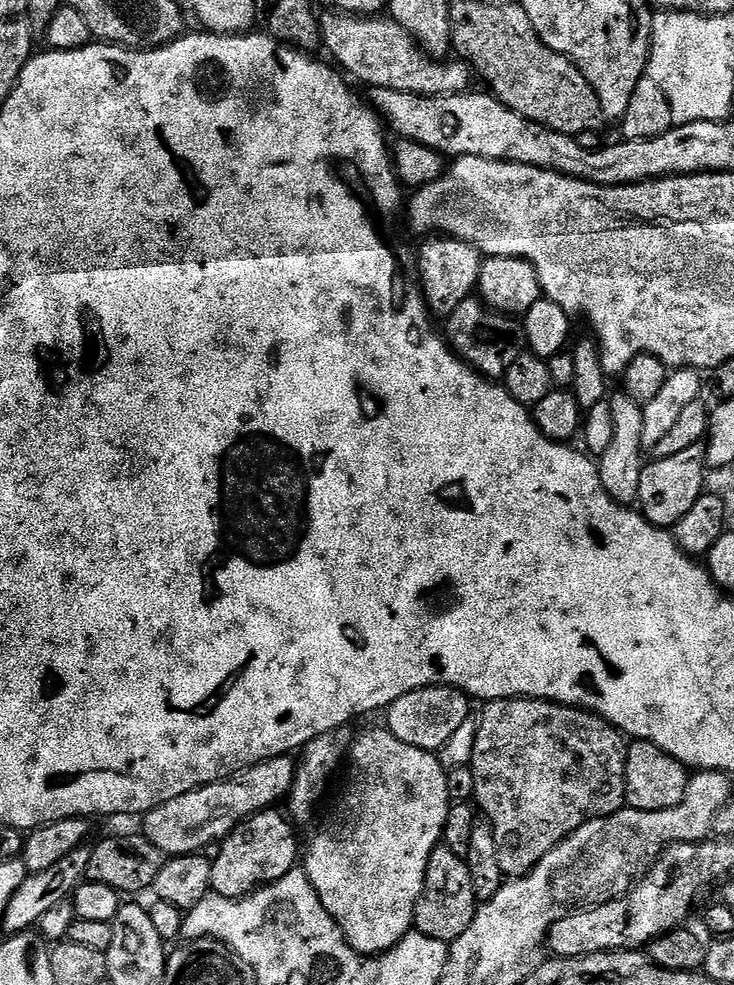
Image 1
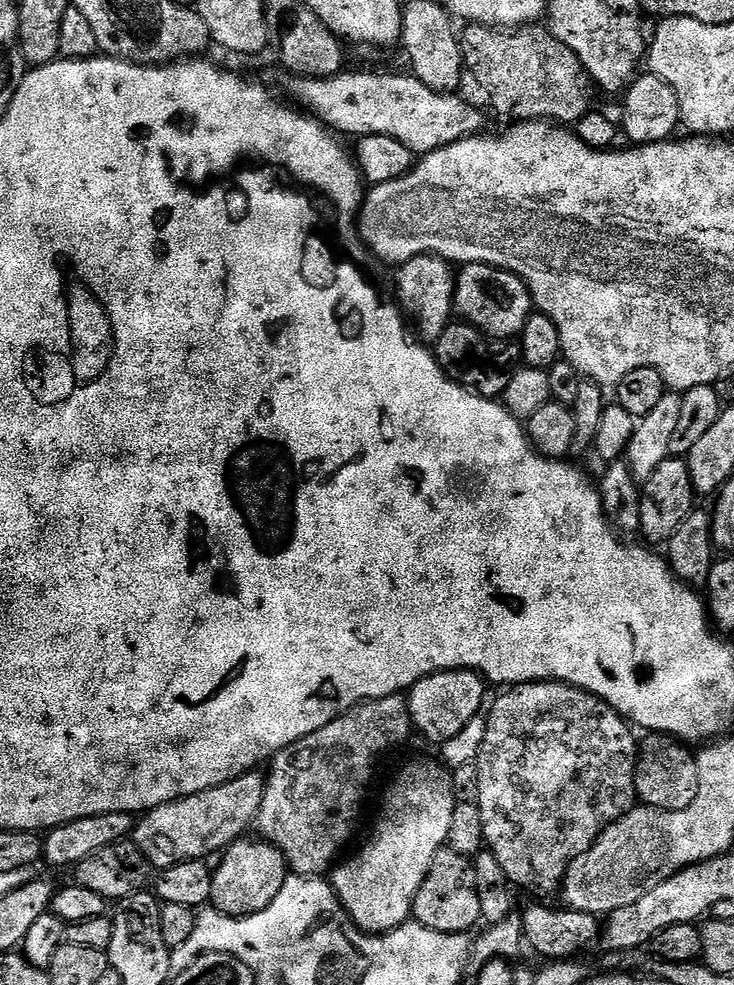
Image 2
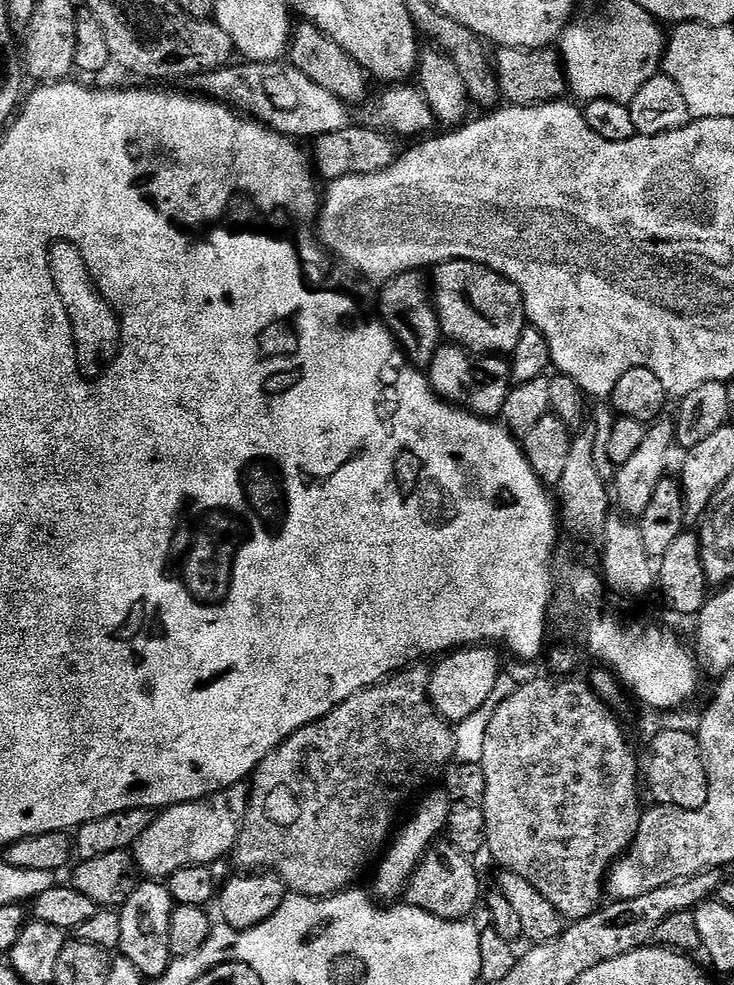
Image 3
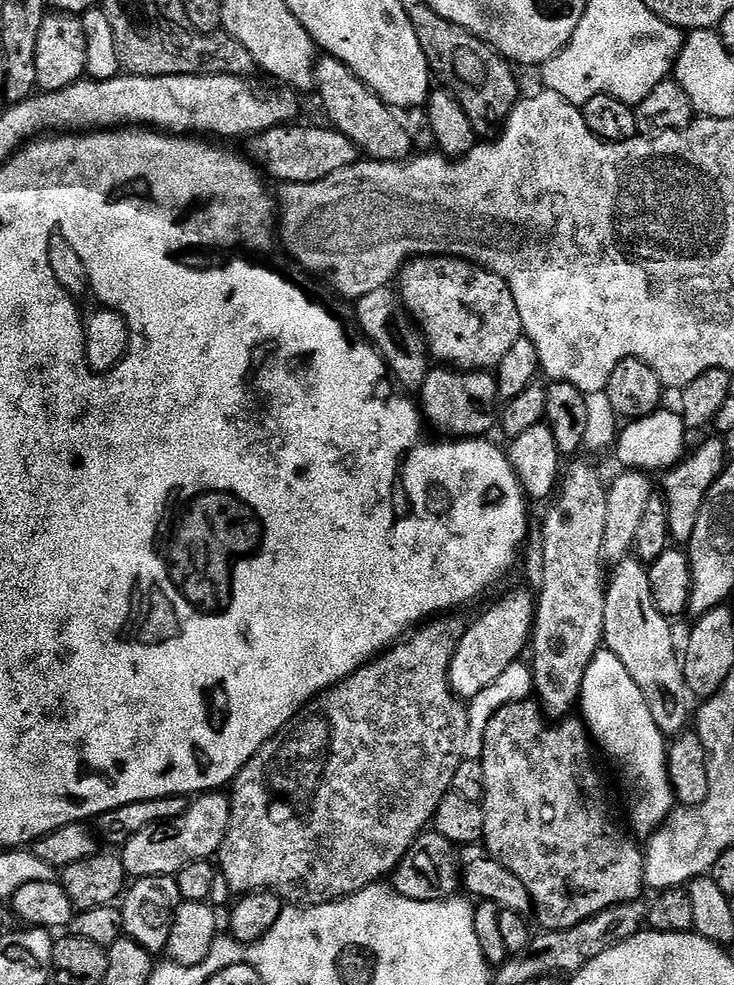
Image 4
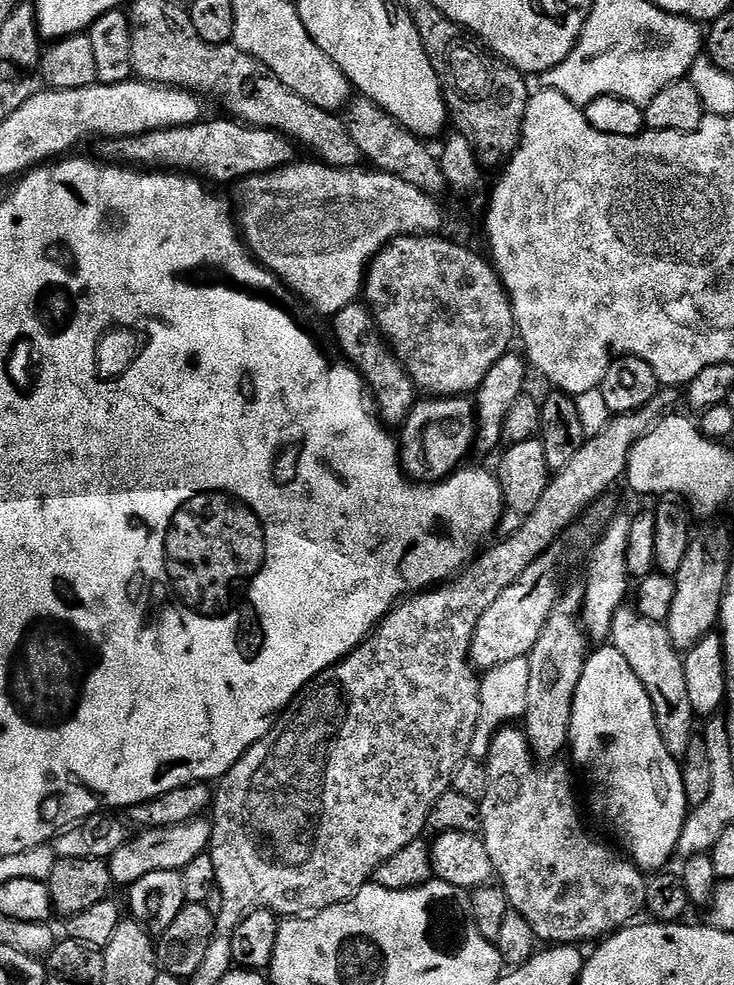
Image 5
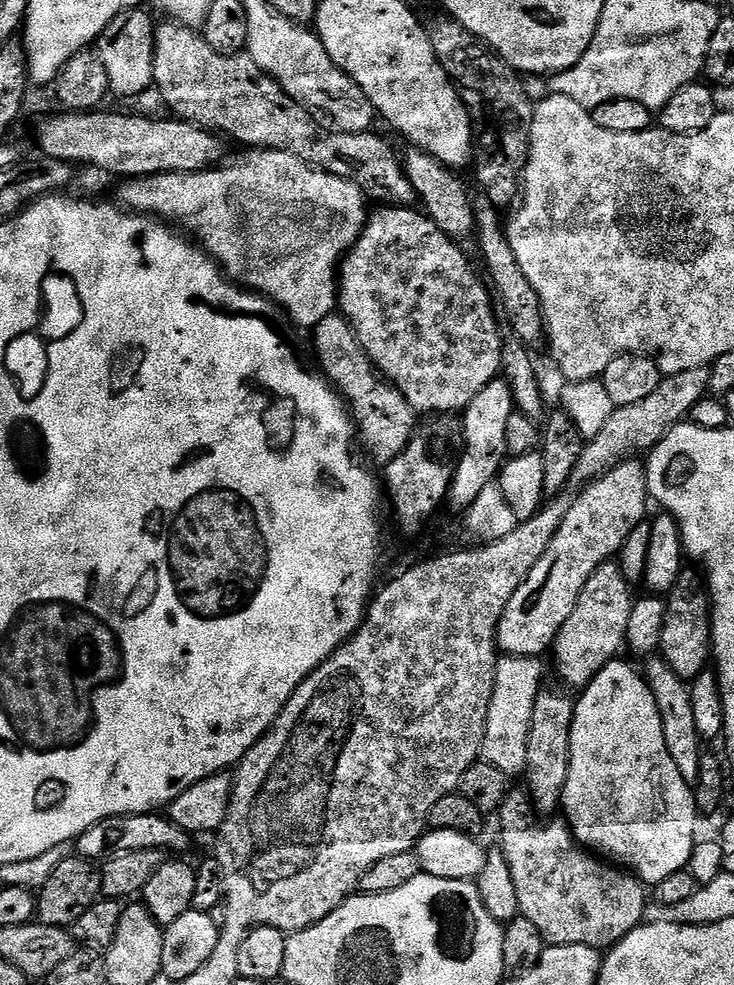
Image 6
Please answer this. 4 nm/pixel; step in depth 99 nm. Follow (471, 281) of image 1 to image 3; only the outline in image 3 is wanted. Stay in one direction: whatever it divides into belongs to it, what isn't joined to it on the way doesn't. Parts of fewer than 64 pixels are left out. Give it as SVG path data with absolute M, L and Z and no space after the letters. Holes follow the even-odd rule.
M420 270L403 272L394 277L393 280L383 281L379 288L379 319L392 331L392 337L396 339L407 363L411 367L426 370L430 366L434 354L440 349L442 333L440 319L436 313L436 306L432 302L430 284L425 273Z

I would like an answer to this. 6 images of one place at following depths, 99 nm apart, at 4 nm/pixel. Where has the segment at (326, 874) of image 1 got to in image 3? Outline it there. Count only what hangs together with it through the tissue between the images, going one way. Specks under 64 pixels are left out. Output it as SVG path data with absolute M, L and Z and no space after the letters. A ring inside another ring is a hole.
M437 790L432 792L416 808L416 813L405 822L399 825L398 831L391 837L390 843L383 849L379 857L376 868L376 892L375 895L384 902L392 902L396 896L405 891L408 881L416 867L420 865L420 859L428 853L429 848L441 839L442 833L448 827L448 809L450 807L450 797L447 792Z

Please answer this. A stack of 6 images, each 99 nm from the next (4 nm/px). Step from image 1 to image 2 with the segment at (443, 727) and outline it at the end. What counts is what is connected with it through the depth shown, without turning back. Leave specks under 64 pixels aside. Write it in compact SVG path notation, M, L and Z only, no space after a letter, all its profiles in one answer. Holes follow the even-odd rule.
M445 670L422 678L406 696L413 725L419 731L421 728L425 738L433 740L436 746L444 745L458 735L474 717L481 715L484 688L486 689L484 677L471 670Z

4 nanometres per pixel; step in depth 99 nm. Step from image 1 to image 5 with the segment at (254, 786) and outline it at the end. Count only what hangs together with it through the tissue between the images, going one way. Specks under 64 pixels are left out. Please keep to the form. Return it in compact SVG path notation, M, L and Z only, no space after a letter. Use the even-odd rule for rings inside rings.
M197 818L173 828L150 828L136 835L128 839L126 846L122 846L122 850L118 850L107 861L113 885L133 884L138 882L138 878L146 878L146 874L154 874L154 870L180 872L190 866L194 858L209 851L212 843L212 822L208 818Z

